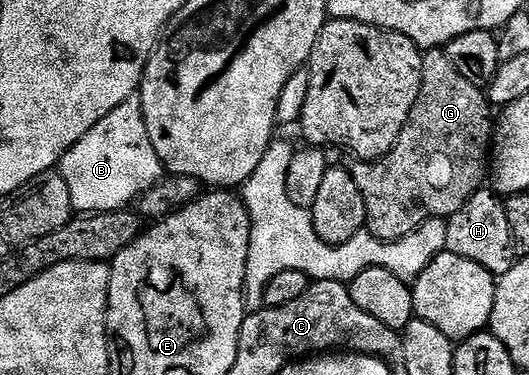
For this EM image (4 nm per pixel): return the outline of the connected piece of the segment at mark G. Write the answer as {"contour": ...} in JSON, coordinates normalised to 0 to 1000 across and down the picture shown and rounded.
{"contour":[[[837,131],[813,133],[800,147],[794,253],[745,395],[728,421],[673,427],[662,443],[669,491],[677,491],[677,512],[688,536],[694,621],[716,645],[749,645],[781,624],[802,592],[817,581],[845,587],[875,555],[881,533],[888,533],[888,523],[896,523],[919,485],[934,355],[934,315],[922,307],[922,293],[926,275],[917,243],[873,213]]]}

